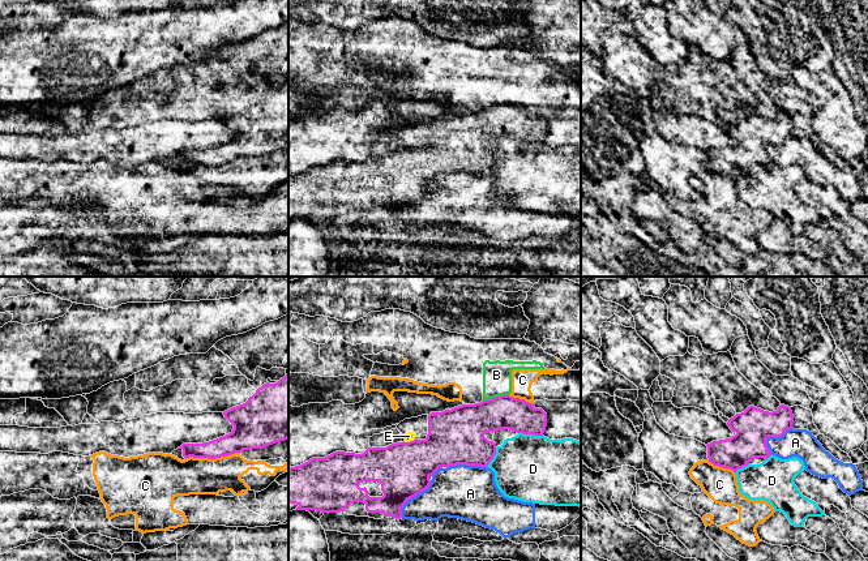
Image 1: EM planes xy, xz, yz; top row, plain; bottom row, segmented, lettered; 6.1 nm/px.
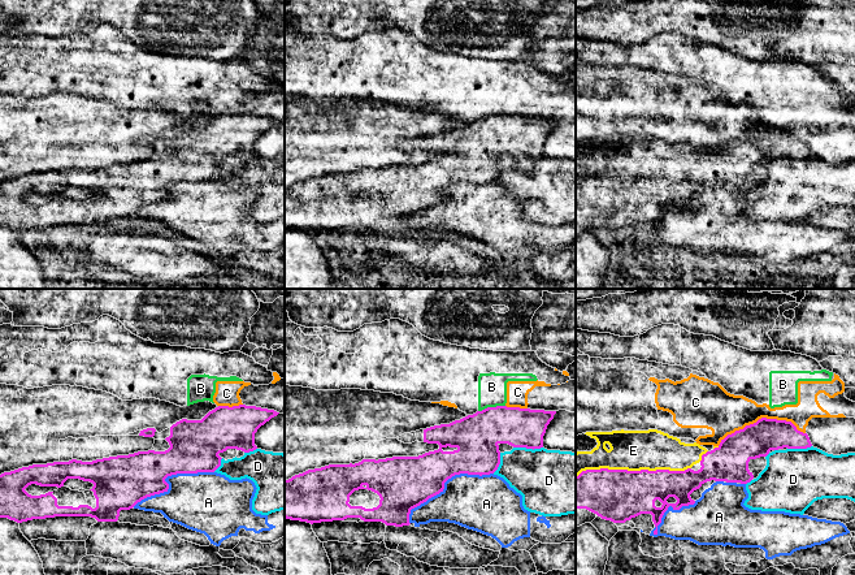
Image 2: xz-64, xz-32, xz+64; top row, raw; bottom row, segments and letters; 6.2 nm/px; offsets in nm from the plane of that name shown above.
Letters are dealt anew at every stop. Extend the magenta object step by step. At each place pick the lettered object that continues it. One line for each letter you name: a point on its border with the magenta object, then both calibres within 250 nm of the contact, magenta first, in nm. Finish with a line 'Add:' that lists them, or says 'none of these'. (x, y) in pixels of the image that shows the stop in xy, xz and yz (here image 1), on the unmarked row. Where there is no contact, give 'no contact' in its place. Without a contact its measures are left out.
E: meets magenta in xz at (410, 149); 340 nm thick on the magenta side, 60 nm on the other
Add: E

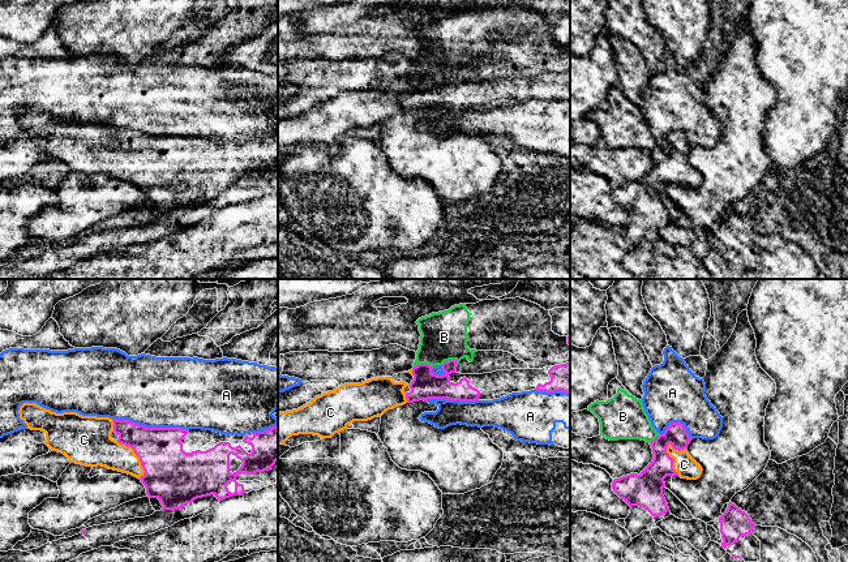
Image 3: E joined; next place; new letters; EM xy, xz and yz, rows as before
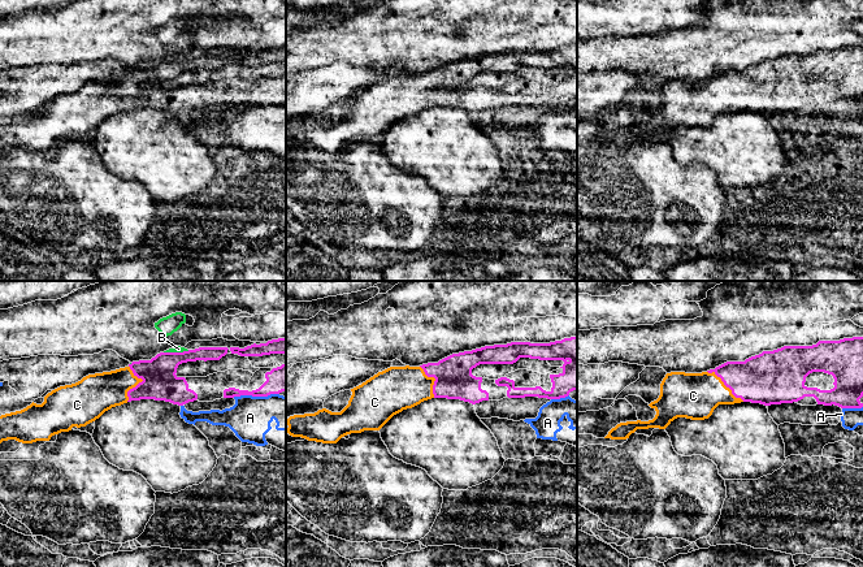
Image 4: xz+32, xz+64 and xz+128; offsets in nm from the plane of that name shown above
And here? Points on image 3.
C: meets magenta in yz at (673, 167); 200 nm thick on the magenta side, 140 nm on the other
Add: C

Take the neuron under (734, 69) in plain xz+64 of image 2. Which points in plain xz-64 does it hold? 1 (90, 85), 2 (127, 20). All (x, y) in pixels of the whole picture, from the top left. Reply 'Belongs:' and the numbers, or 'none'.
Belongs: 1

